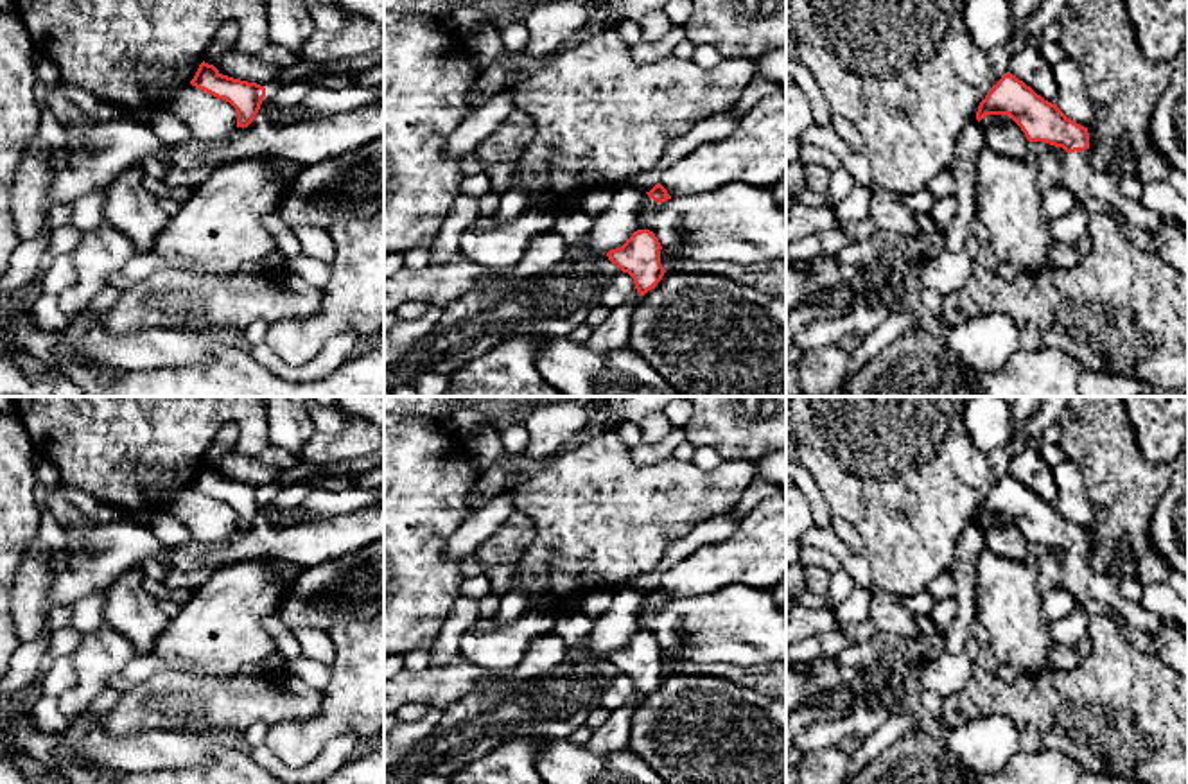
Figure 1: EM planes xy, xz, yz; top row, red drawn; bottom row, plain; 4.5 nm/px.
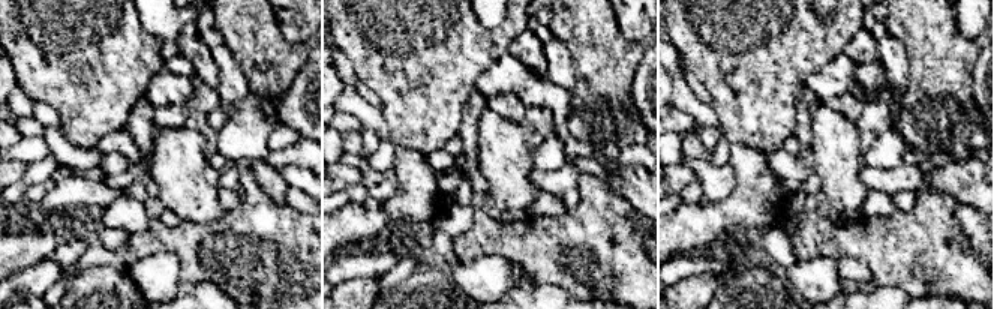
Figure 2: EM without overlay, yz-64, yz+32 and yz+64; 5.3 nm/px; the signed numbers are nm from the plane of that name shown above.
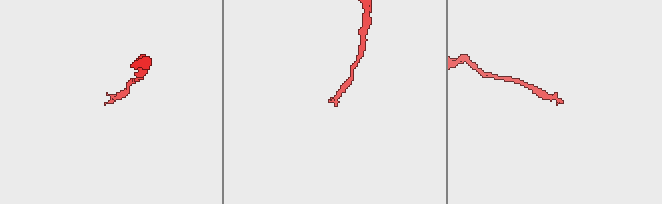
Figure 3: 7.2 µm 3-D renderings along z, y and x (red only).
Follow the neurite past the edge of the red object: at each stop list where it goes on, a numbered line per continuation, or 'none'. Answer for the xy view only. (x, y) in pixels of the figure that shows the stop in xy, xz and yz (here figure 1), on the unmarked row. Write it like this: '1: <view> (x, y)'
none

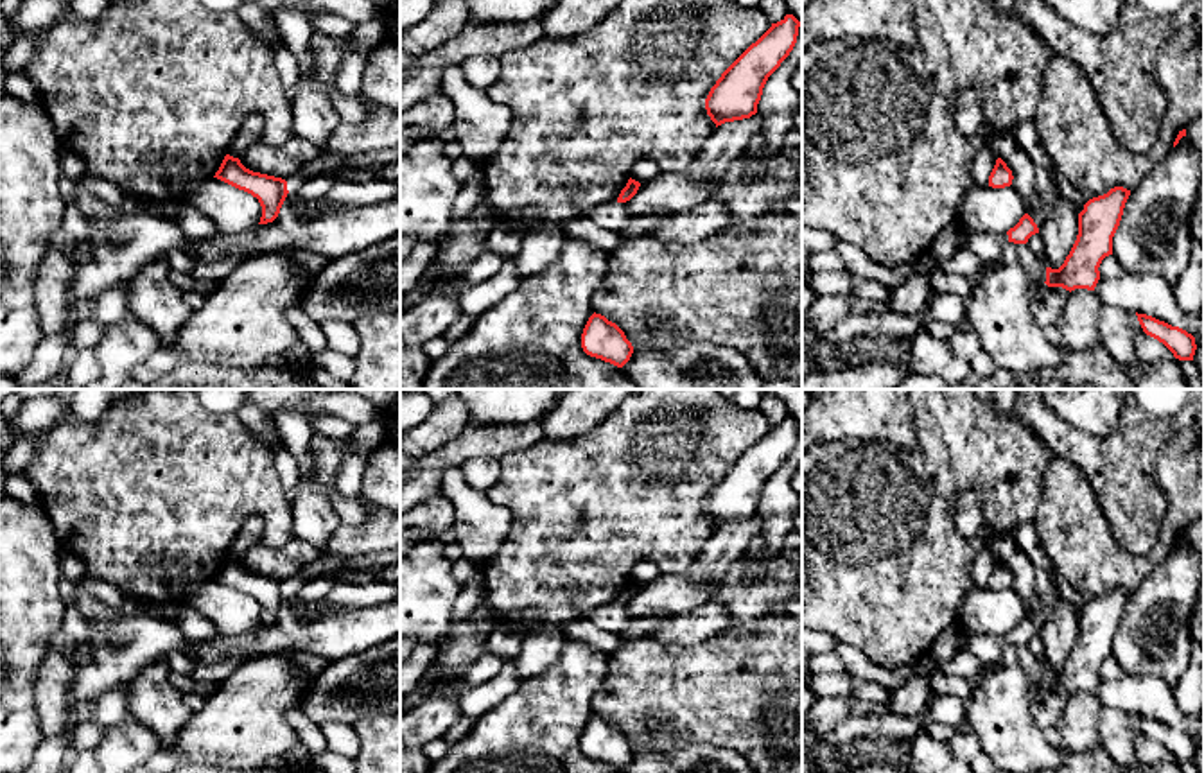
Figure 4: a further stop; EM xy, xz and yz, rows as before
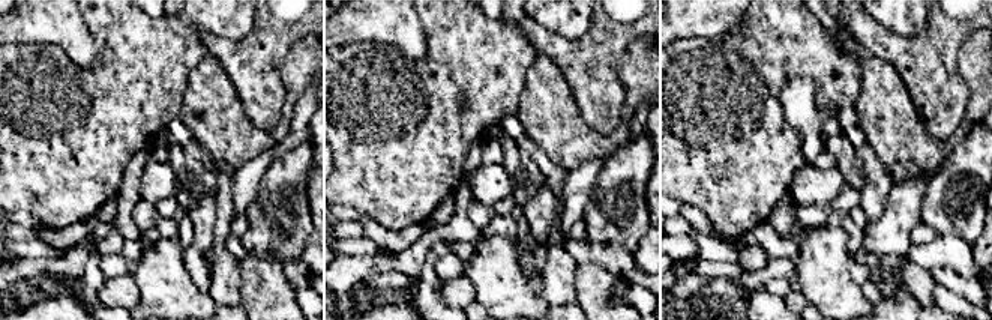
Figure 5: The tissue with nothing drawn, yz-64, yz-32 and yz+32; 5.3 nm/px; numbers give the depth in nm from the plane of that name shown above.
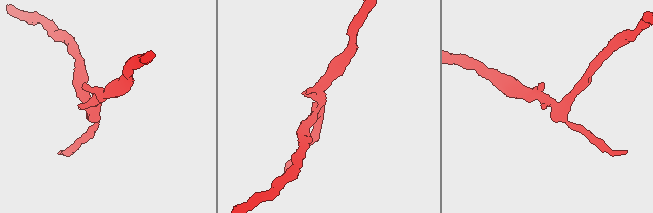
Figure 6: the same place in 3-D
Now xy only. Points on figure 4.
none

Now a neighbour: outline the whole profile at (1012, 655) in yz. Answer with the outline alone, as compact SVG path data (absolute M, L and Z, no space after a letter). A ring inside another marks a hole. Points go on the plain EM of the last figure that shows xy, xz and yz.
M1007 644L998 665L1023 669L1034 692L1046 683L1046 664L1025 646Z

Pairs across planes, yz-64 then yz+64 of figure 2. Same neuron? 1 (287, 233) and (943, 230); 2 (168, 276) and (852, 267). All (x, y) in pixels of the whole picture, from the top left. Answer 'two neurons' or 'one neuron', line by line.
1: one neuron
2: two neurons

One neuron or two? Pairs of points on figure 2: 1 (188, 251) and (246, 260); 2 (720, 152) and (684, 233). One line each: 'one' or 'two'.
1: one
2: two

